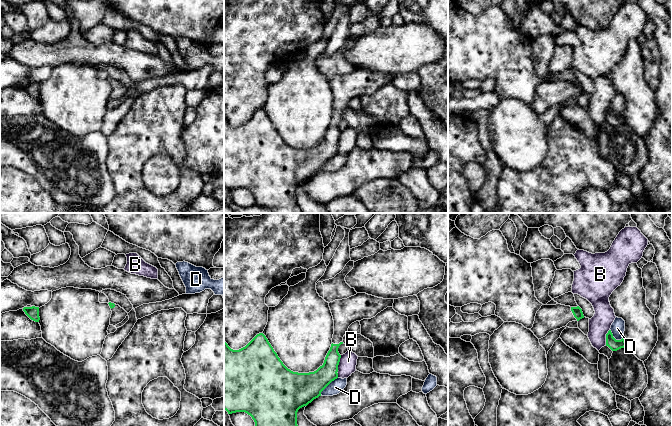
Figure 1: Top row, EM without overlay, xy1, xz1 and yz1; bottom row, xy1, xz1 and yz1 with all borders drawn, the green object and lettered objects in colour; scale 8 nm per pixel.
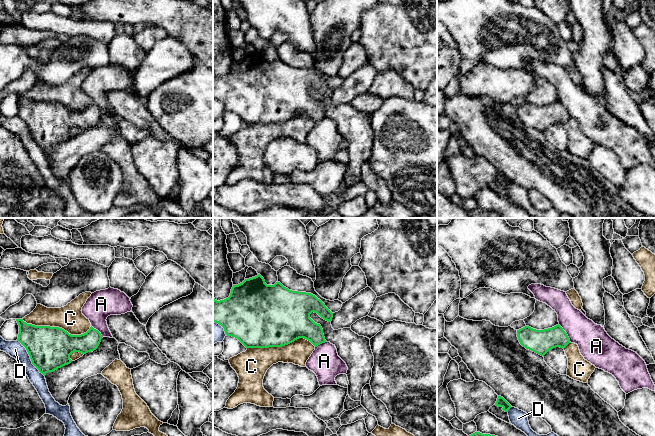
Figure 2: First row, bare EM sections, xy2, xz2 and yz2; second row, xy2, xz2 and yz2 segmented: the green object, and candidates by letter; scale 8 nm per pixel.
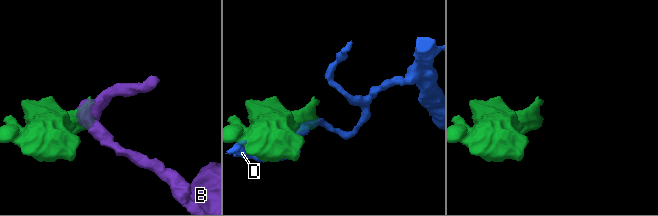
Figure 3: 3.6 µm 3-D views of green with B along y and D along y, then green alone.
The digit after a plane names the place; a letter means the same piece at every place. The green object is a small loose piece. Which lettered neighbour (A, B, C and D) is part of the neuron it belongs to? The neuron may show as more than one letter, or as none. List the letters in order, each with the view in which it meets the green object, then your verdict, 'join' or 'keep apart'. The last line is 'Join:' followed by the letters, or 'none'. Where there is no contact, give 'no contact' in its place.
A: meets green in yz2; keep apart
B: meets green in xz1; keep apart
C: meets green in xy2; keep apart
D: meets green in xy2; keep apart
Join: none

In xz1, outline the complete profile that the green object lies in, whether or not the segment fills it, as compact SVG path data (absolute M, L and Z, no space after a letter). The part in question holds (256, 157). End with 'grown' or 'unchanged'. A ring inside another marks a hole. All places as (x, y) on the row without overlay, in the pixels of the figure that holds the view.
M357 69L347 75L329 79L334 96L332 120L324 139L316 147L298 149L288 145L278 133L263 109L257 110L245 123L231 125L224 118L224 186L228 190L245 188L255 198L255 205L266 207L272 213L303 213L297 201L297 188L314 175L338 154L341 131L338 124L349 102L363 95L371 95L378 89L392 83L394 75L378 74L366 69Z; grown

